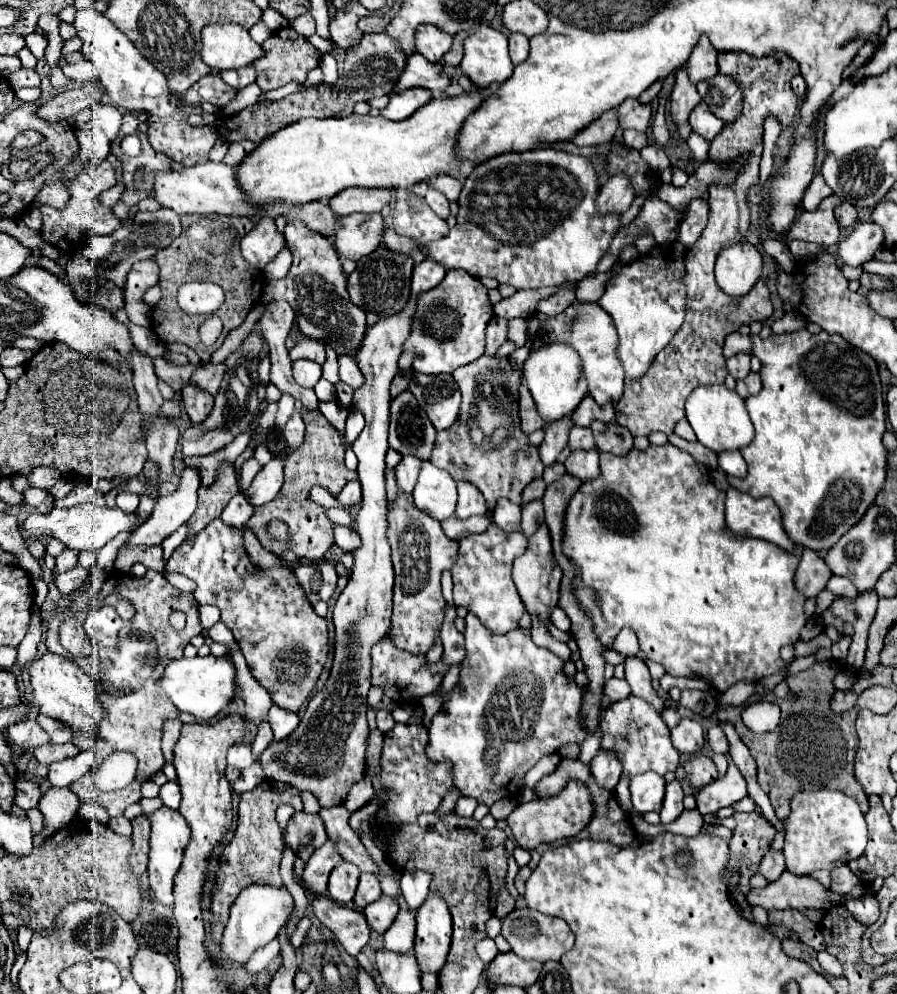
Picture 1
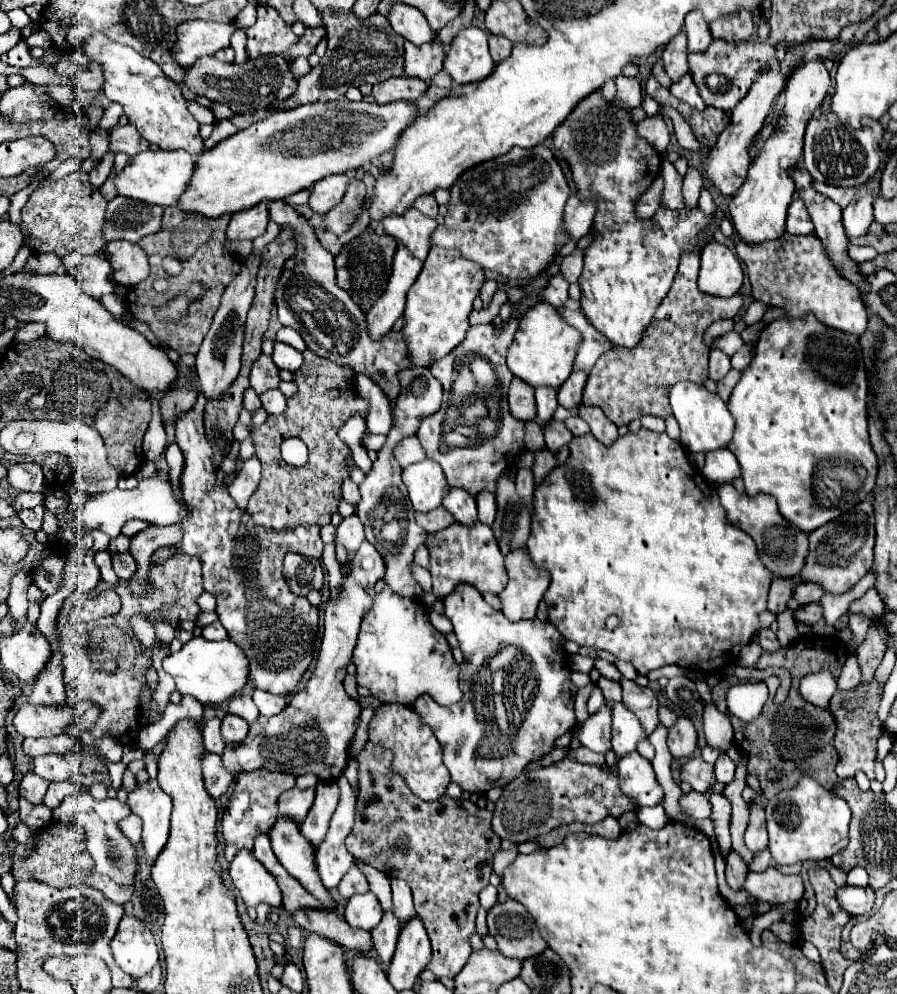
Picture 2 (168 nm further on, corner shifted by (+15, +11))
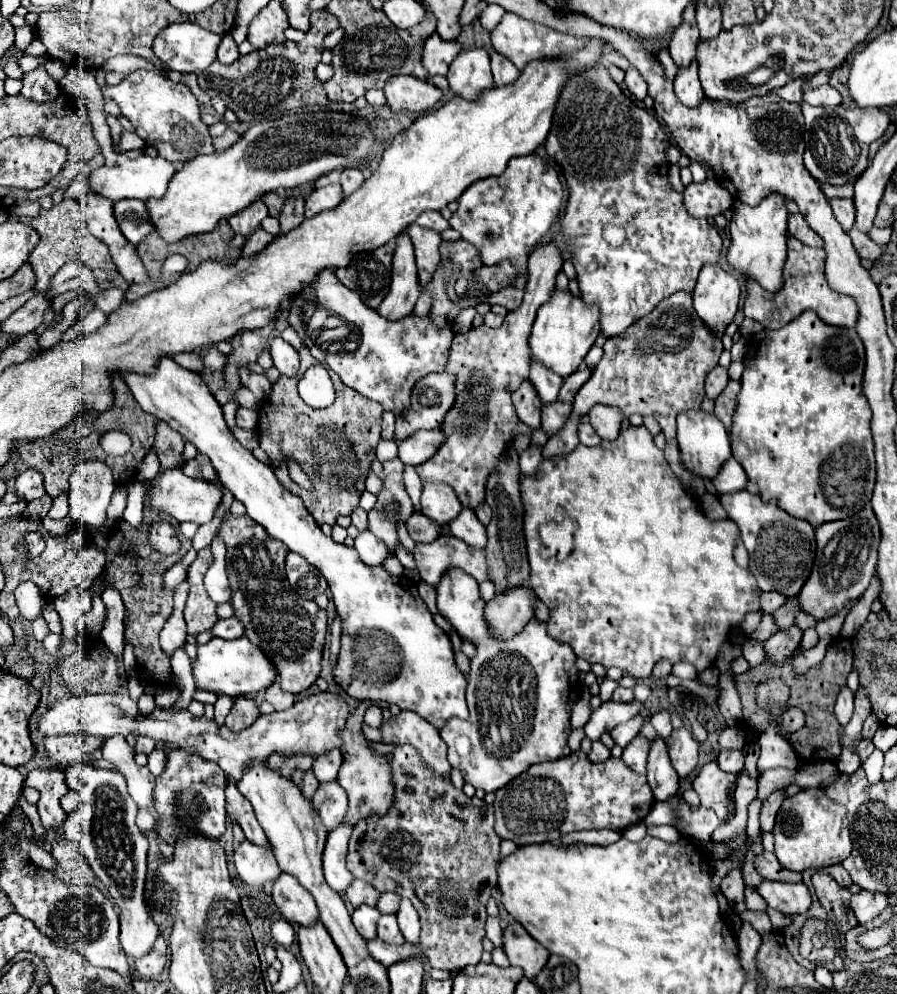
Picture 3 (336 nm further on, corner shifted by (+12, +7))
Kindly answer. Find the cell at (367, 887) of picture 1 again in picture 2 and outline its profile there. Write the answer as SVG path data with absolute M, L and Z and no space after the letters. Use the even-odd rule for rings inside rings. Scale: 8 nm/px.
M356 865L350 867L350 871L342 877L340 885L338 885L338 891L344 899L350 899L352 895L356 893L366 893L368 891L368 881L366 877L360 873L360 869L356 869Z

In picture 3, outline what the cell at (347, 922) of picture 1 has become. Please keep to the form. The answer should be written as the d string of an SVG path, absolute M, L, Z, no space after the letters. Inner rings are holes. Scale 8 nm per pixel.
M231 781L227 783L227 813L241 825L245 837L249 843L257 845L257 847L265 847L269 845L267 837L265 837L265 831L261 829L257 817L255 817L255 811L253 811L253 805L237 791L235 785L231 785Z

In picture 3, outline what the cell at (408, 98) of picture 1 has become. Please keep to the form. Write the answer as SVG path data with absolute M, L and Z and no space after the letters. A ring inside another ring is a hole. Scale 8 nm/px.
M407 75L391 77L385 83L383 91L387 97L387 105L393 111L411 111L411 113L431 109L443 95L443 91L437 89L433 83Z

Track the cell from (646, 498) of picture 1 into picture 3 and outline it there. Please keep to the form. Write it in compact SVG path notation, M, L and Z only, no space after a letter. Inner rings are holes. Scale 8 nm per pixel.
M643 425L621 431L621 435L615 441L601 441L597 447L577 445L575 451L571 451L567 457L553 457L553 459L543 461L539 465L537 475L533 477L523 475L521 493L523 493L523 505L525 505L523 529L525 529L529 565L531 565L531 589L537 593L539 599L543 599L543 603L551 611L551 617L547 621L547 633L555 637L557 641L563 641L563 643L567 641L573 647L575 655L583 657L589 663L603 663L605 667L619 667L637 679L645 679L651 675L655 663L661 659L671 659L673 663L683 661L681 659L683 647L679 643L681 631L697 629L695 633L699 637L699 643L697 643L699 659L695 659L695 653L689 653L689 661L695 663L697 671L703 671L715 665L719 649L723 647L725 639L729 637L729 629L739 625L749 611L761 609L761 603L759 603L761 589L757 587L755 577L749 573L749 569L739 567L733 557L733 549L739 539L739 527L731 519L711 521L705 517L705 513L699 509L697 499L683 489L683 483L671 471L663 449L659 449L653 443L653 435Z

